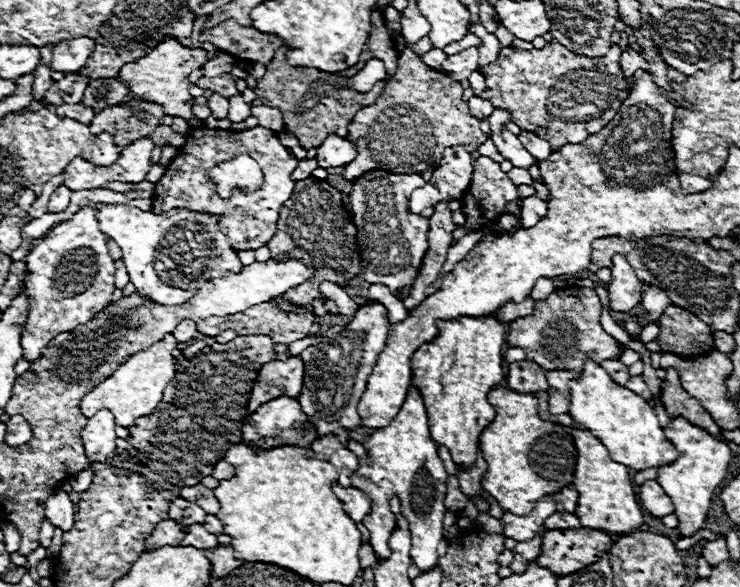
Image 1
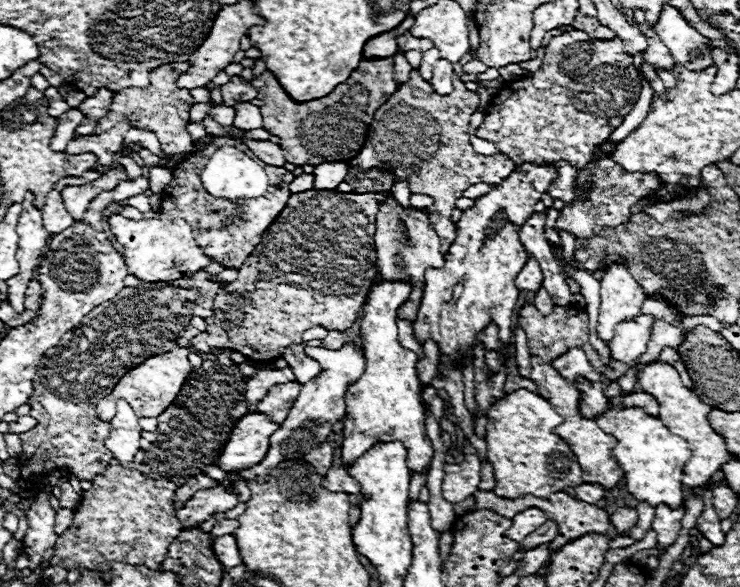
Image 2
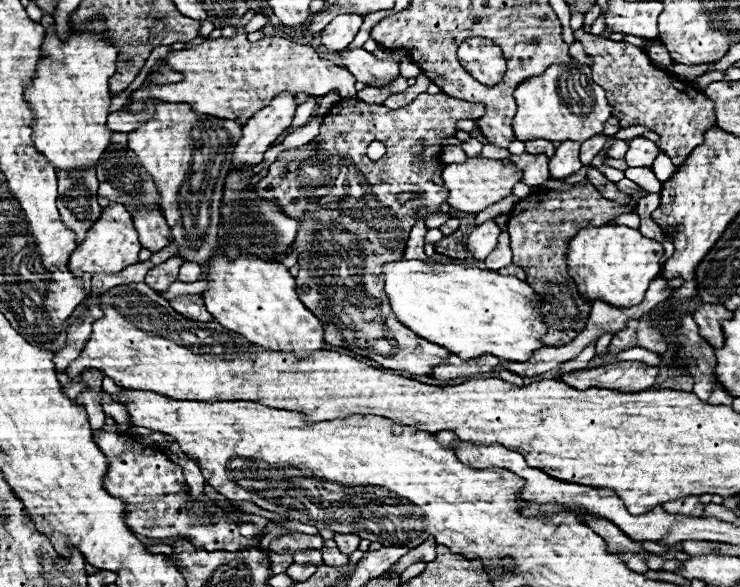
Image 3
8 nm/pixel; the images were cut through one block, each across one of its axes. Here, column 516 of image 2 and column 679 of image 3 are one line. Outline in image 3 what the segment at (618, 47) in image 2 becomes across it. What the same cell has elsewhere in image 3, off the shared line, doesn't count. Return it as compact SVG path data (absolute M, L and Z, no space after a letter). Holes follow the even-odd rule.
M576 30L574 38L580 40L582 46L584 46L584 52L594 58L594 64L590 66L592 68L592 78L594 78L596 84L600 84L606 90L606 98L608 98L610 106L614 106L614 114L620 120L622 128L642 124L642 126L650 128L652 132L656 132L660 136L660 150L676 166L680 166L684 162L684 158L688 158L688 154L696 146L700 146L700 142L704 142L704 132L712 124L716 124L714 102L710 102L706 94L702 94L696 86L690 86L684 80L676 80L672 72L652 64L648 54L638 46L632 46L628 42L614 42L614 40L604 38L604 36L592 36L592 34L584 32L584 30Z

